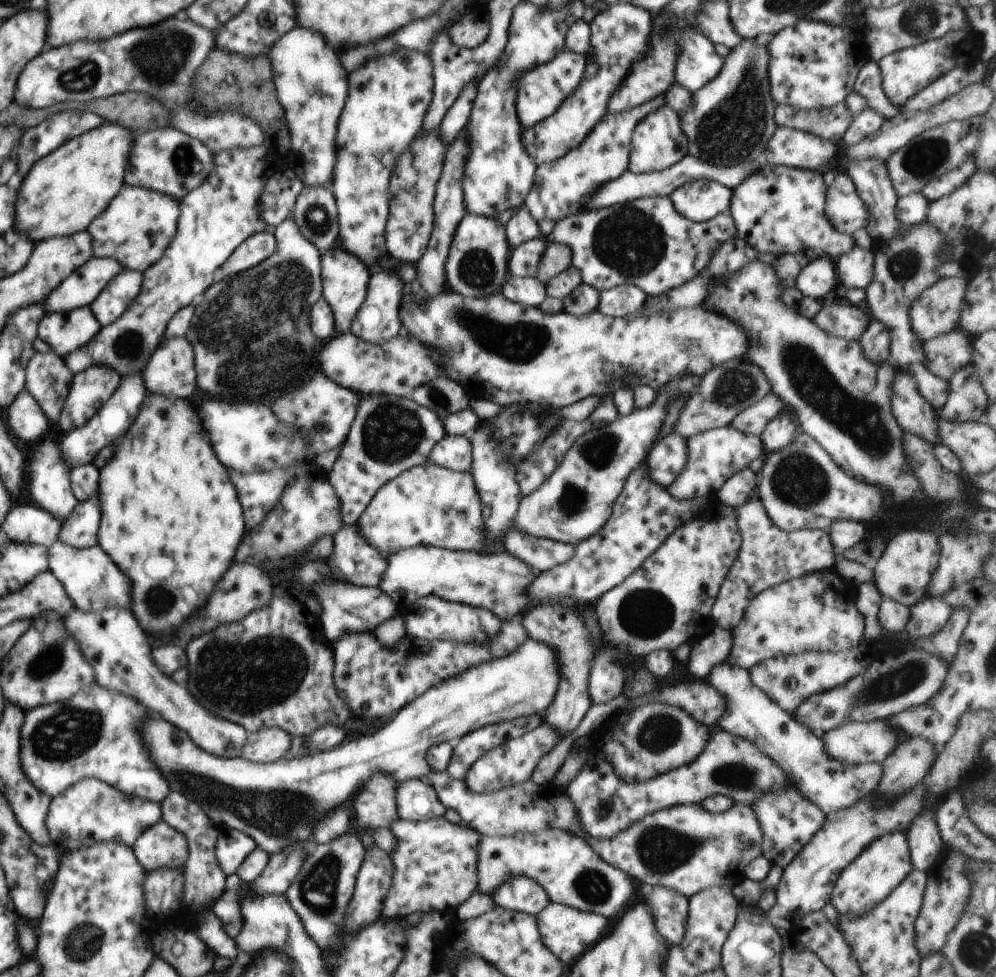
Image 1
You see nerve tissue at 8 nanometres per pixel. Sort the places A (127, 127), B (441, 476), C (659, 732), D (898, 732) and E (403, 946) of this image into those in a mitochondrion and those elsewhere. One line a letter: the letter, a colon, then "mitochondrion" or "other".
A: other
B: other
C: mitochondrion
D: other
E: other

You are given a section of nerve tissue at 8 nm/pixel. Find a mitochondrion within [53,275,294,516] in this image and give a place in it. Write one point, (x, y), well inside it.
(130, 342)

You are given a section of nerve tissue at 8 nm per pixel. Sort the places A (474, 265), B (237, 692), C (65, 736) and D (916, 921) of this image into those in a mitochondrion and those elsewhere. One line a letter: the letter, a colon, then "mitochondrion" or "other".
A: mitochondrion
B: mitochondrion
C: mitochondrion
D: other

